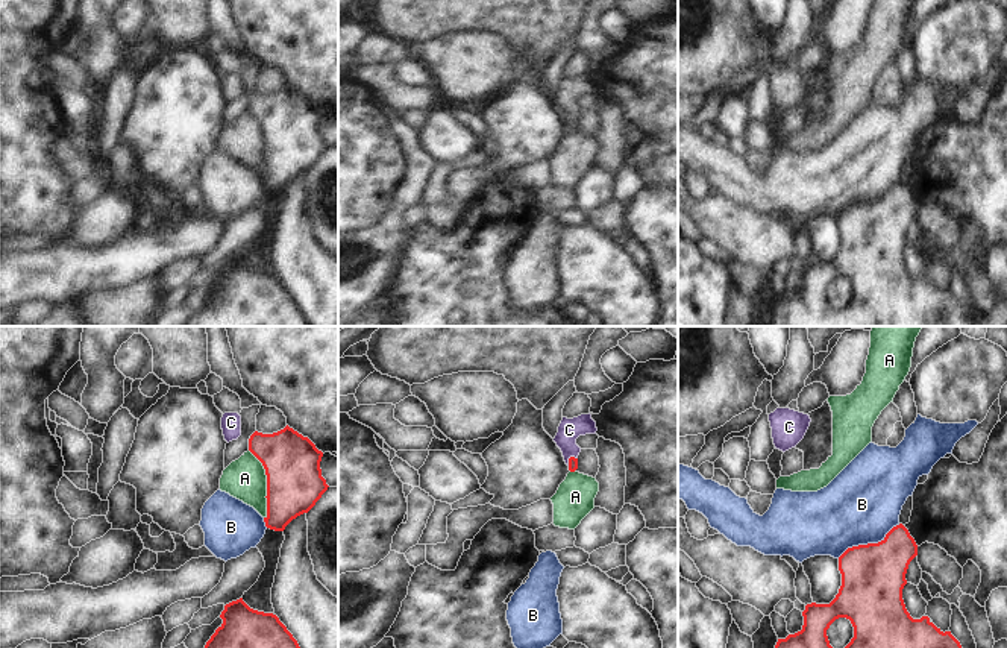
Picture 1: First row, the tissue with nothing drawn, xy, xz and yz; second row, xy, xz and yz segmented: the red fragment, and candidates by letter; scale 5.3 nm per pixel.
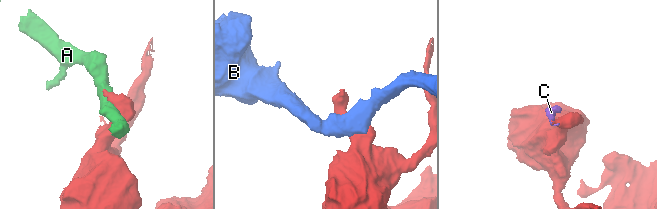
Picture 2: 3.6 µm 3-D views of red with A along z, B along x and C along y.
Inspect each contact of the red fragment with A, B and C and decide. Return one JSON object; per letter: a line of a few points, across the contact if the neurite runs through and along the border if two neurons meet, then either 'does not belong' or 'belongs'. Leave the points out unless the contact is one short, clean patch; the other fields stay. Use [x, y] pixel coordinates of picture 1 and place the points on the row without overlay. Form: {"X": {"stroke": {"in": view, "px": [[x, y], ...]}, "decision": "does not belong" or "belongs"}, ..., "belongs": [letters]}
{"A": {"decision": "does not belong"}, "B": {"decision": "does not belong"}, "C": {"stroke": {"in": "xz", "px": [[572, 122], [569, 119], [569, 90]]}, "decision": "belongs"}, "belongs": ["C"]}

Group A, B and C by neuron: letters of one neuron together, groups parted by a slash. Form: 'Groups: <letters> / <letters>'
Groups: A / B / C.

